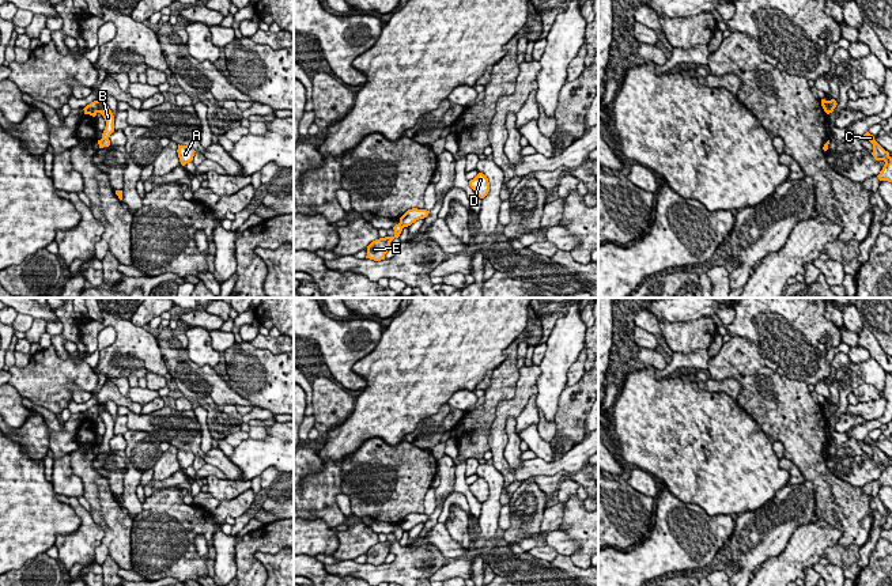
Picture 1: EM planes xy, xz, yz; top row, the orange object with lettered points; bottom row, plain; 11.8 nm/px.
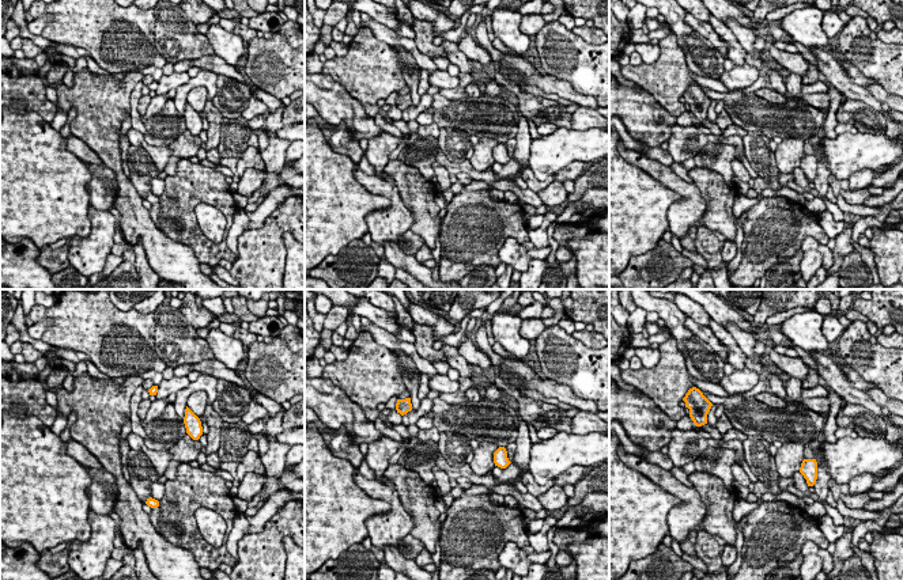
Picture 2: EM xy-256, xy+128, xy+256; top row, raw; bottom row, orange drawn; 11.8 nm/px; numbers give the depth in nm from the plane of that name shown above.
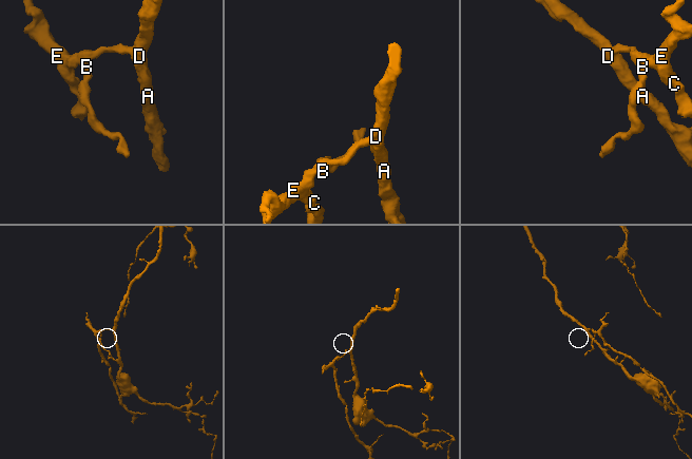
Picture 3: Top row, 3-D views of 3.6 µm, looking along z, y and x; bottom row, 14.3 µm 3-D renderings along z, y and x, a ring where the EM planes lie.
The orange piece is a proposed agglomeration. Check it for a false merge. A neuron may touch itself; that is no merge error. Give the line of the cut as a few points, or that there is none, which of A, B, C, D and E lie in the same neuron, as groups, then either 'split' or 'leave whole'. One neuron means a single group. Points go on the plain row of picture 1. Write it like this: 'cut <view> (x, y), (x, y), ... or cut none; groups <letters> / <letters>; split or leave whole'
cut xy (97, 405), (98, 416); groups A B D / C E; split

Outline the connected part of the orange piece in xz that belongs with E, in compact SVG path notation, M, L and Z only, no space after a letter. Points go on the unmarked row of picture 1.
M398 528L398 529L396 529L393 532L393 534L394 534L394 540L393 541L385 541L385 542L379 542L379 544L373 545L367 551L367 560L366 560L366 563L374 564L374 566L385 564L385 559L392 552L390 547L394 542L400 541L402 533L404 533L404 530L401 528Z

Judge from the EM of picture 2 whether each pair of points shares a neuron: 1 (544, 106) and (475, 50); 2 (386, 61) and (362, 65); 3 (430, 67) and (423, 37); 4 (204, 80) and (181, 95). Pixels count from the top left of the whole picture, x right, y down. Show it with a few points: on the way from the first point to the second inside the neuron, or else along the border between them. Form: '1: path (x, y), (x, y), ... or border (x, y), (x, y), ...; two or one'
1: border (472, 34), (492, 59); two
2: path (381, 61), (376, 65), (367, 65); one
3: border (414, 40), (415, 45), (430, 59); two
4: path (197, 80), (185, 88); one

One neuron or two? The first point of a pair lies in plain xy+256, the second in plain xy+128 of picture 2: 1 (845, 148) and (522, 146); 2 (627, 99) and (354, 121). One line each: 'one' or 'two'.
1: two
2: one

